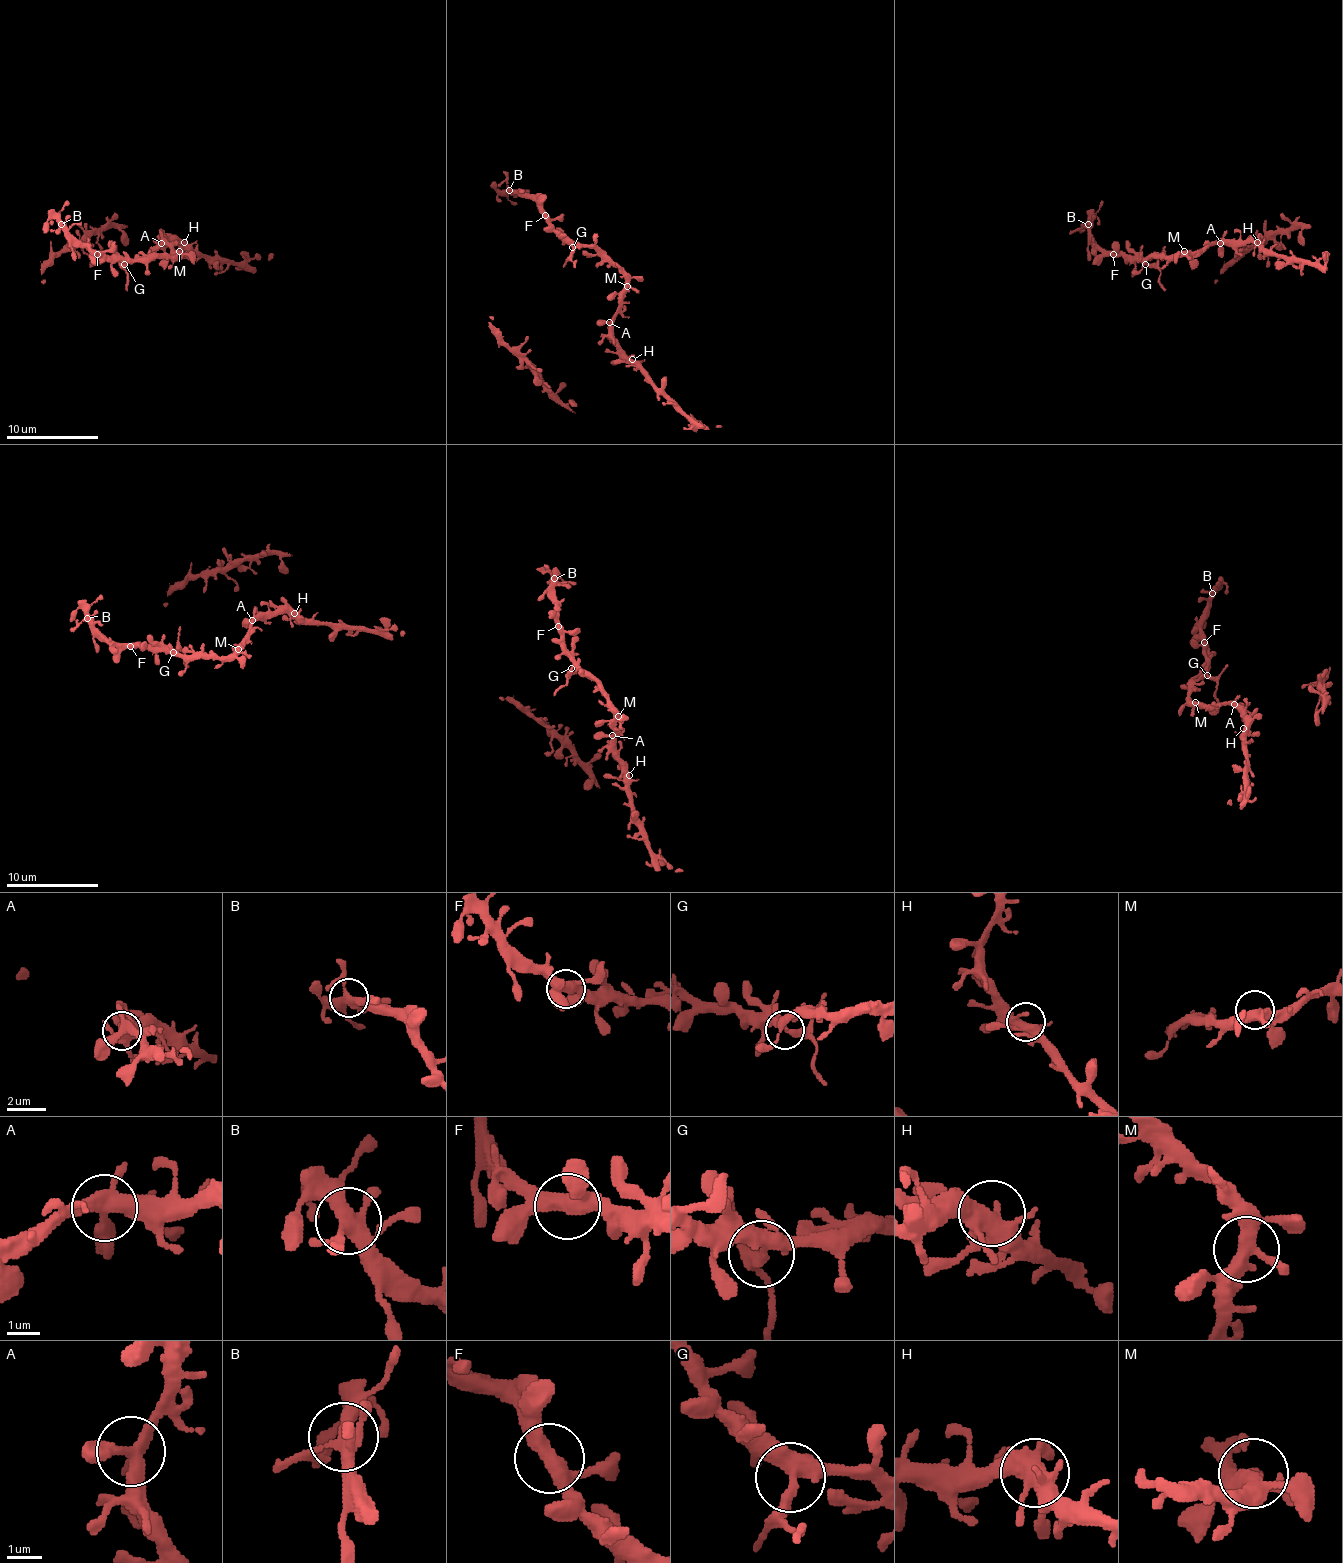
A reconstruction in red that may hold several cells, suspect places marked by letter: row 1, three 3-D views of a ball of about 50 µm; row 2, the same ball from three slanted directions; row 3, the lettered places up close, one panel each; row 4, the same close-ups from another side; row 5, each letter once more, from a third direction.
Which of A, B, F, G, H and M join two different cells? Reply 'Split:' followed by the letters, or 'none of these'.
Split: G

